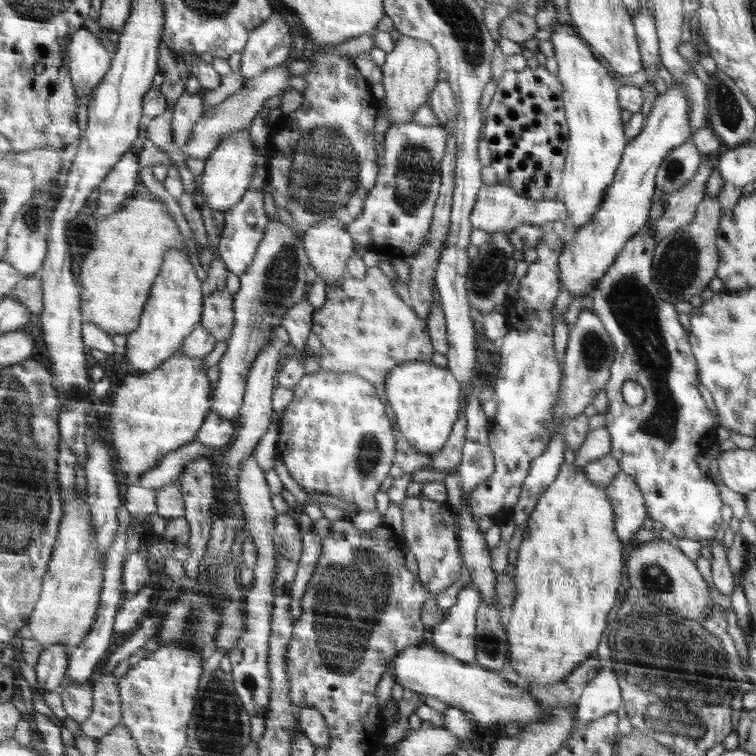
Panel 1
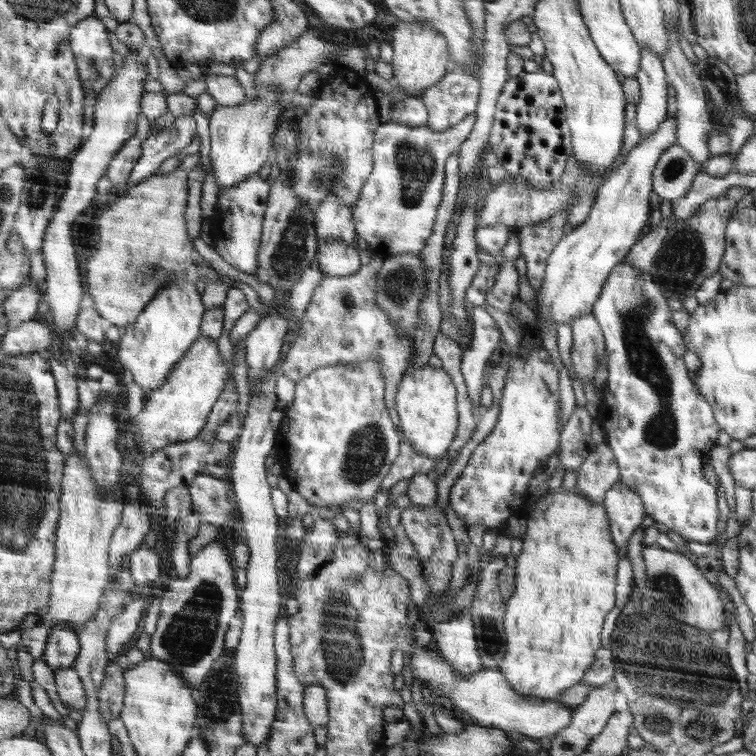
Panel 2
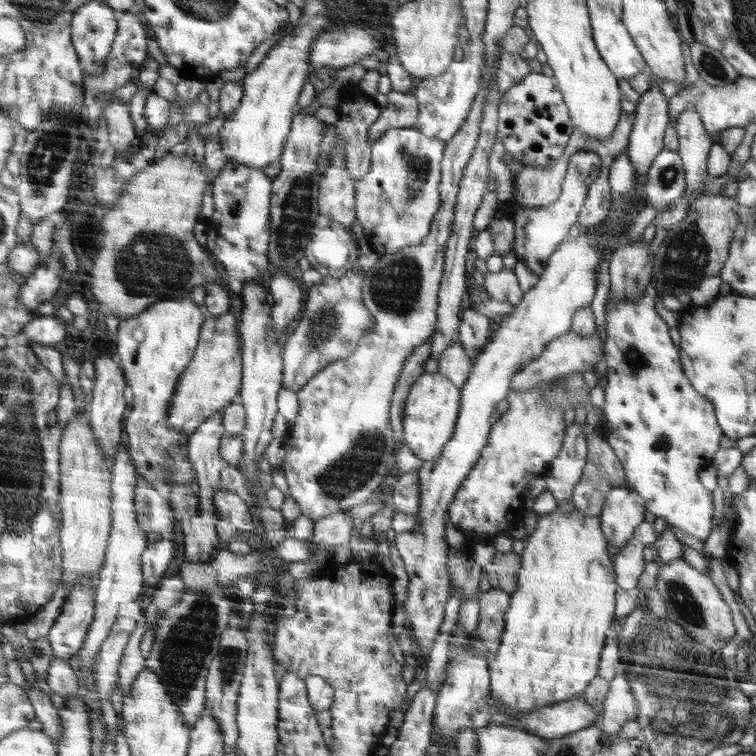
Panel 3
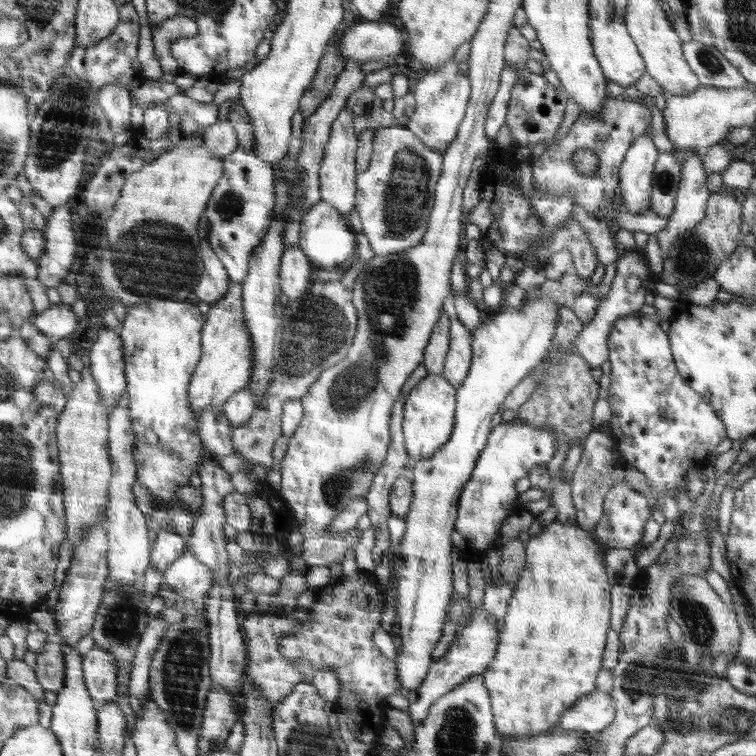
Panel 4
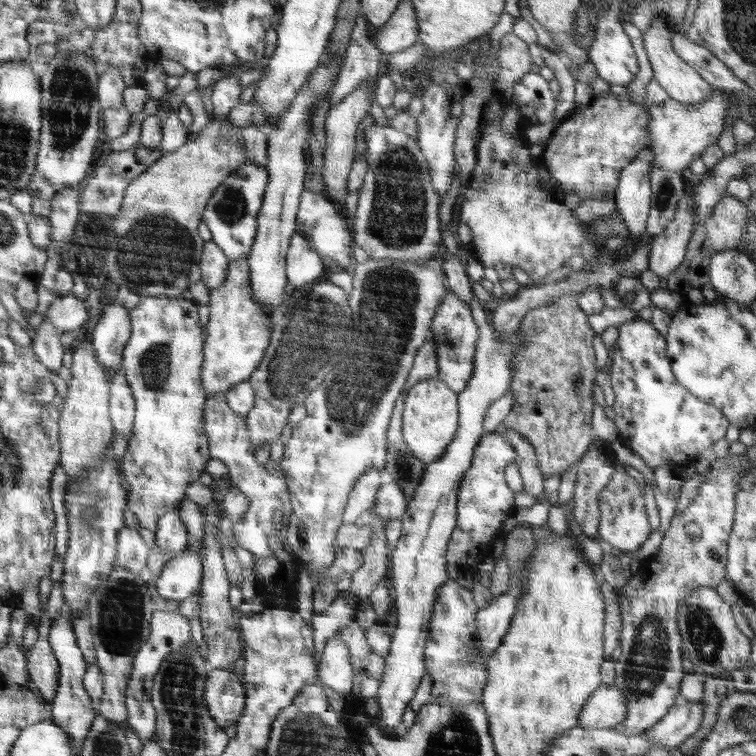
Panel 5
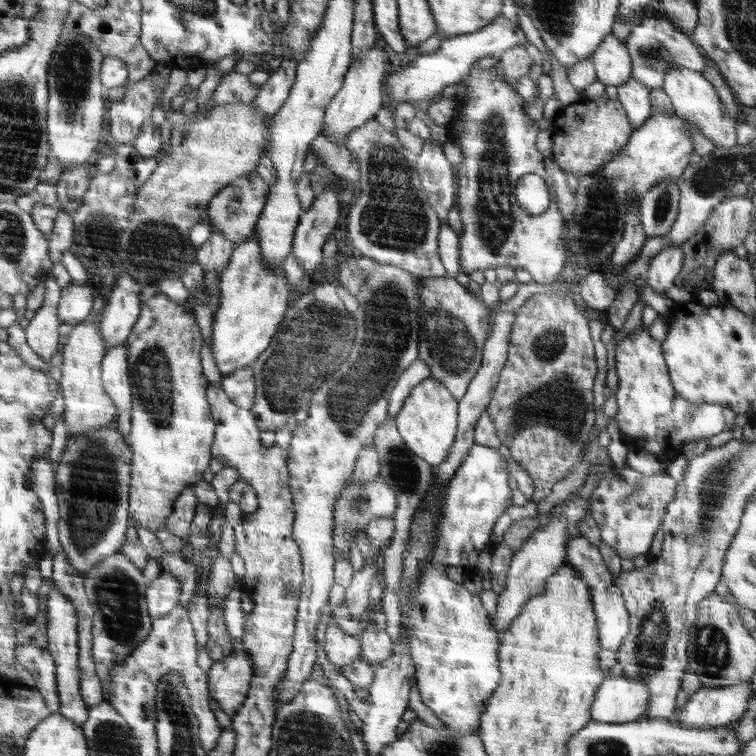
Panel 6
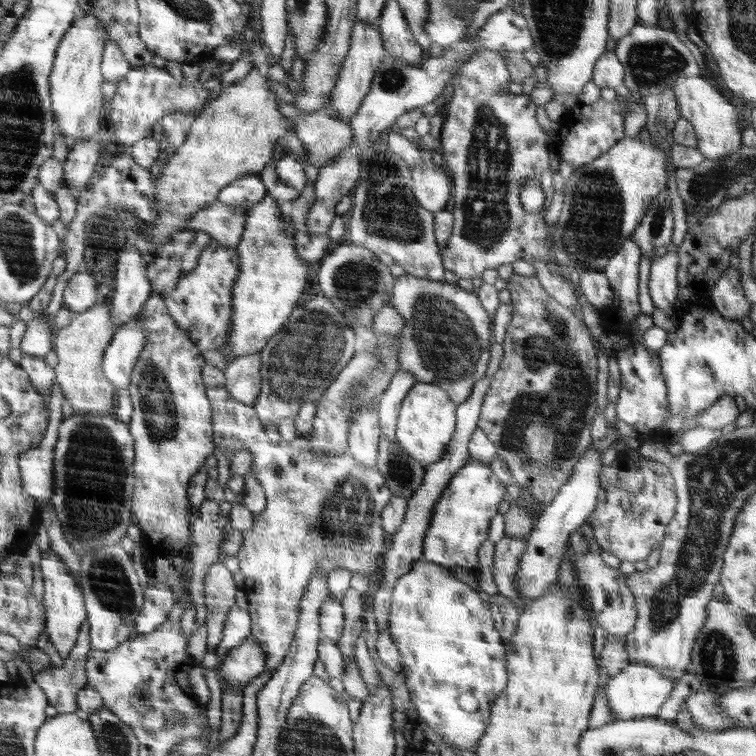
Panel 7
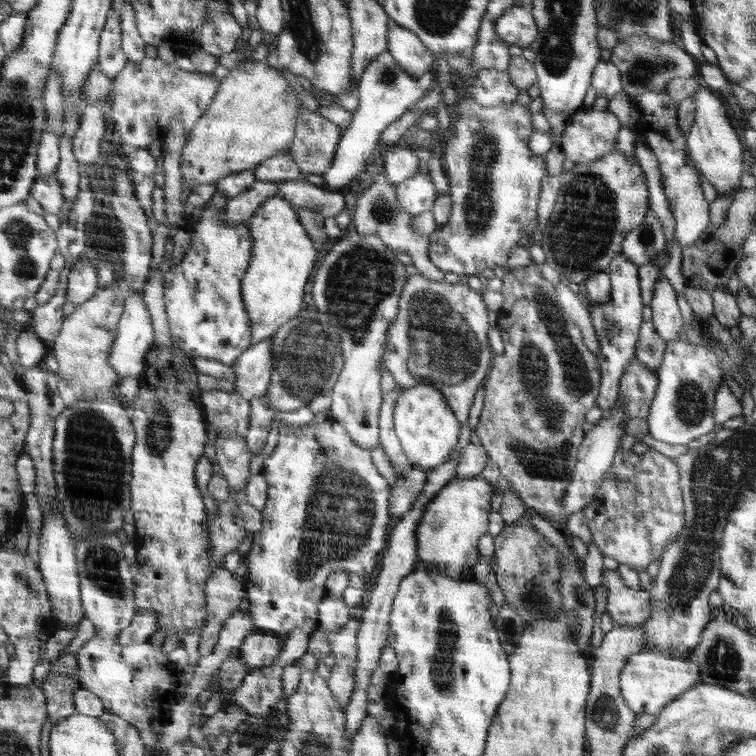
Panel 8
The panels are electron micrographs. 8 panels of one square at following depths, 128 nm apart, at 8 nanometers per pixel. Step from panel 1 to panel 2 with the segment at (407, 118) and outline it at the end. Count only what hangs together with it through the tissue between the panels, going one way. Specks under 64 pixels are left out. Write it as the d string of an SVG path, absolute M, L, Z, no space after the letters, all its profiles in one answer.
M408 21L394 25L392 38L393 71L390 84L392 87L399 86L407 97L420 97L446 74L448 42L432 25Z

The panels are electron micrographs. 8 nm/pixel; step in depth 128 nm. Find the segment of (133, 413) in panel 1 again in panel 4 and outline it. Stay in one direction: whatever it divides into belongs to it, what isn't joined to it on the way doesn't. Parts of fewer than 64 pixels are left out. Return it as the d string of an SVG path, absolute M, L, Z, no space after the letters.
M231 284L226 296L210 306L207 326L202 332L202 358L189 382L189 401L197 417L211 406L222 406L228 398L251 383L255 364L252 364L251 334L248 332L243 317L242 286Z

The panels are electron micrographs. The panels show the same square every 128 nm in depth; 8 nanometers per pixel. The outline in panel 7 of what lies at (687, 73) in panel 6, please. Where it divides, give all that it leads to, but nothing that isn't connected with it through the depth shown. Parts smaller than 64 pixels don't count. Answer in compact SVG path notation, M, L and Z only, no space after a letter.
M680 77L674 81L672 90L680 105L681 116L687 118L696 133L698 144L695 149L710 160L721 160L740 149L740 126L736 109L710 82L698 77Z

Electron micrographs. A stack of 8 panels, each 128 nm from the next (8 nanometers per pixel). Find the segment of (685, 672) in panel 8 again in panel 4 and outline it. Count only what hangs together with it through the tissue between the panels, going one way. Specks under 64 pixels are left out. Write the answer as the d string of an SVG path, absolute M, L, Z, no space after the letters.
M594 690L563 713L557 729L595 735L615 720L616 708L612 694Z

